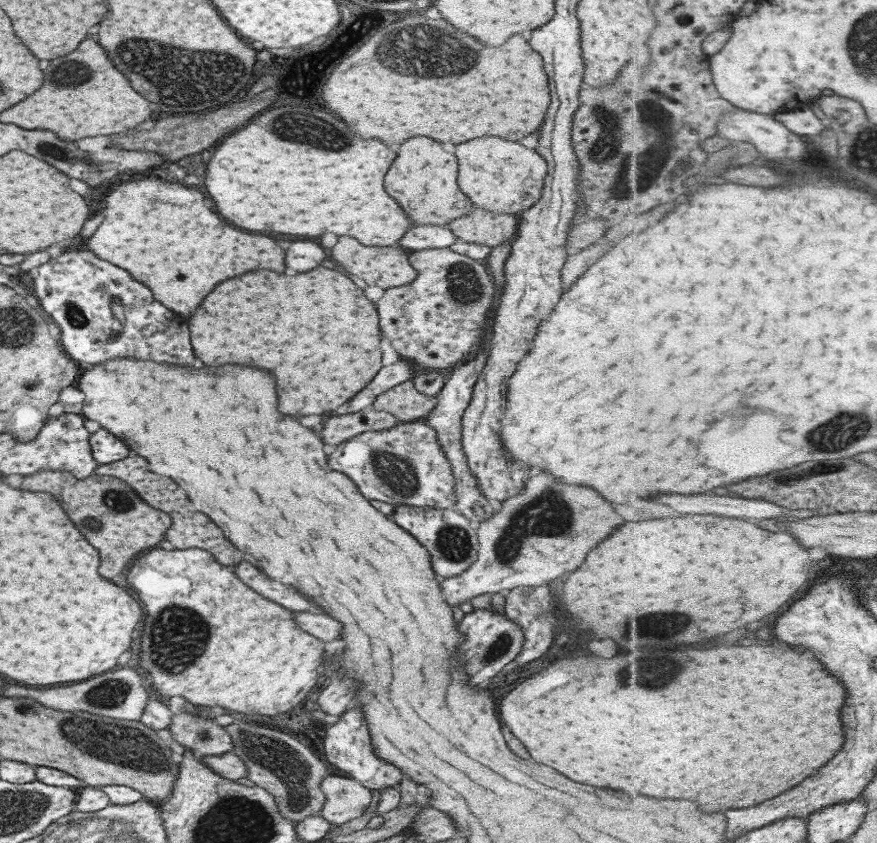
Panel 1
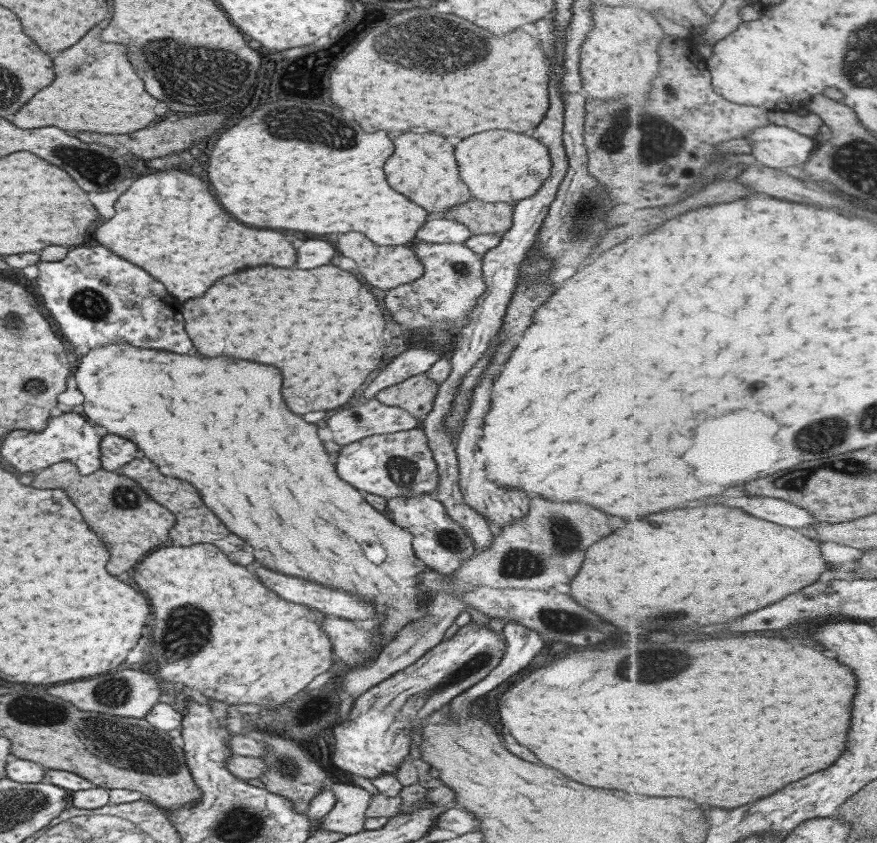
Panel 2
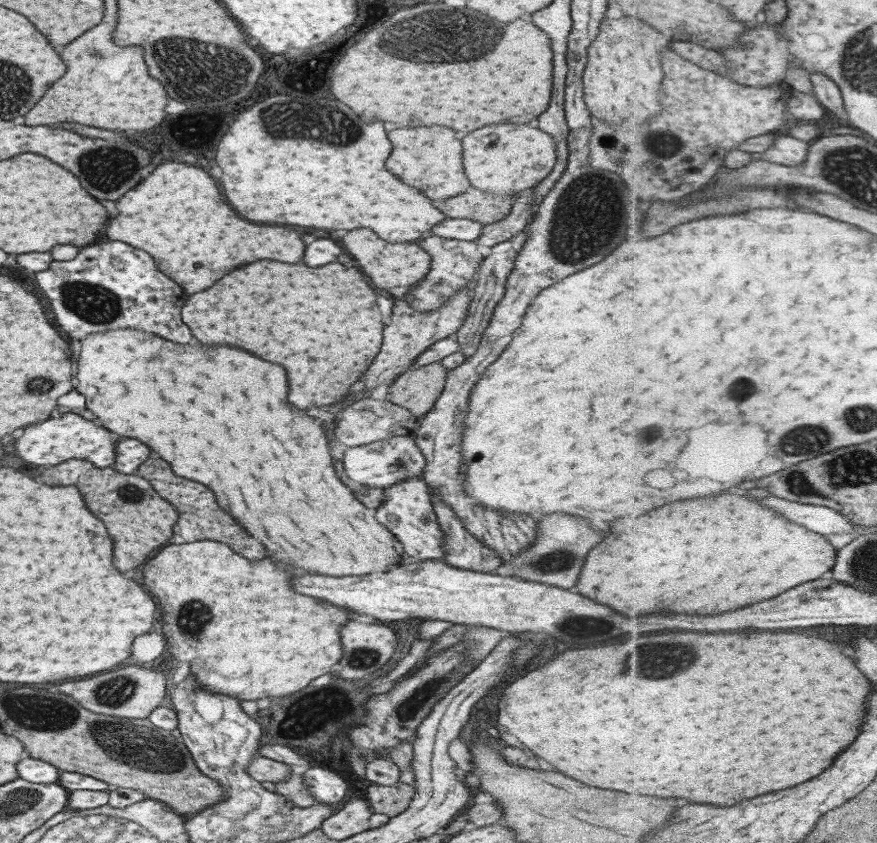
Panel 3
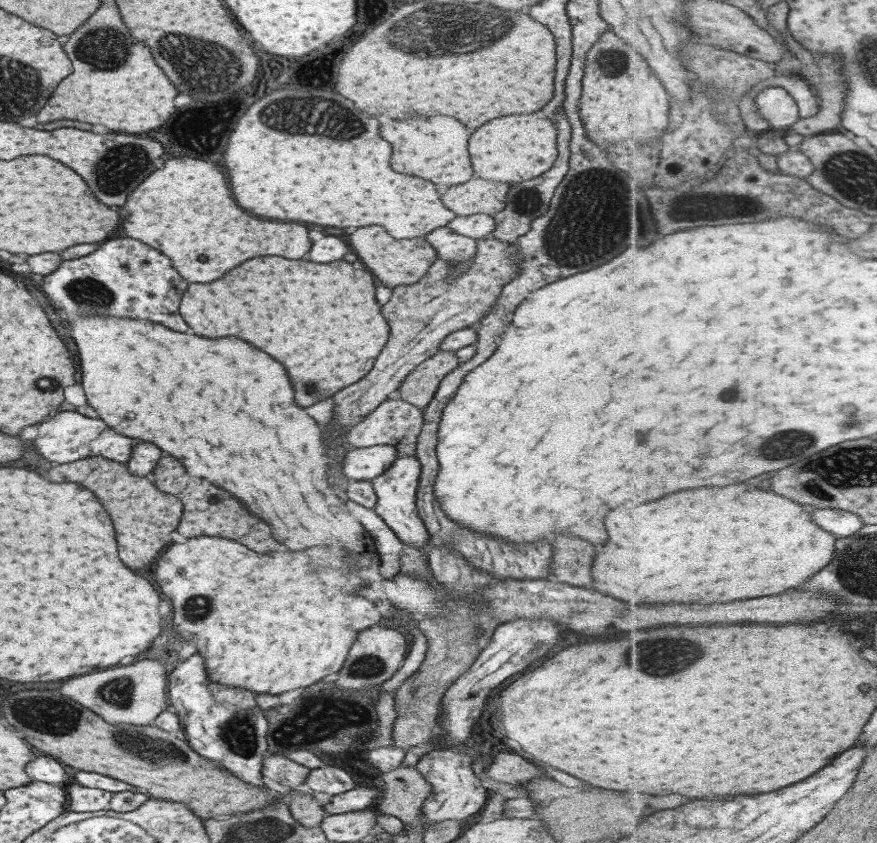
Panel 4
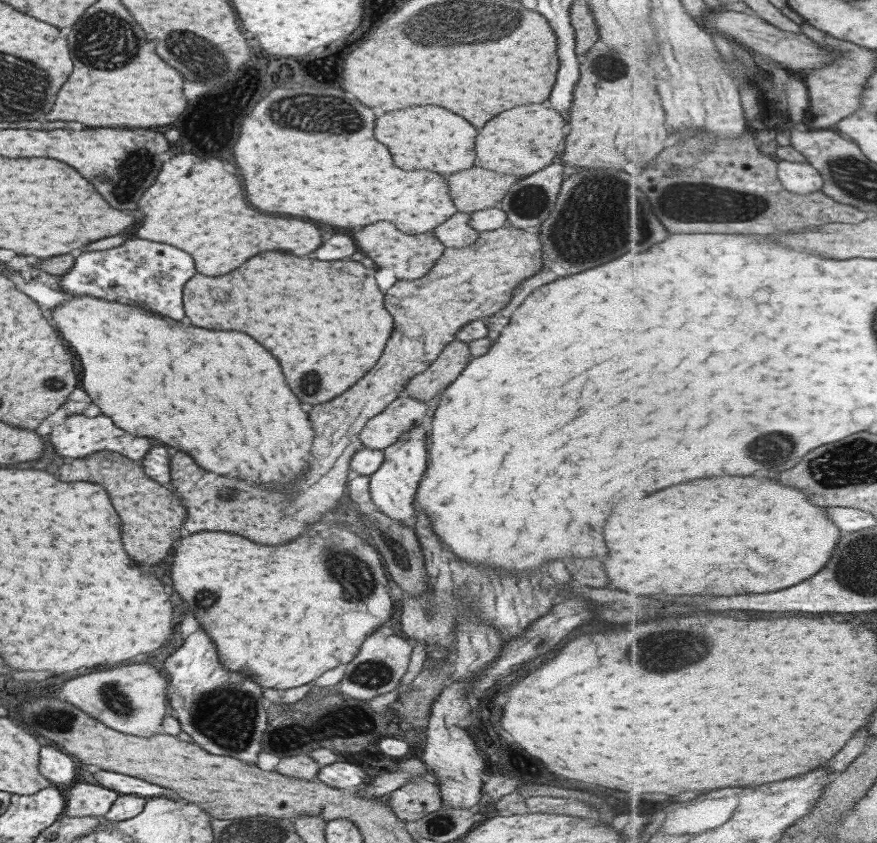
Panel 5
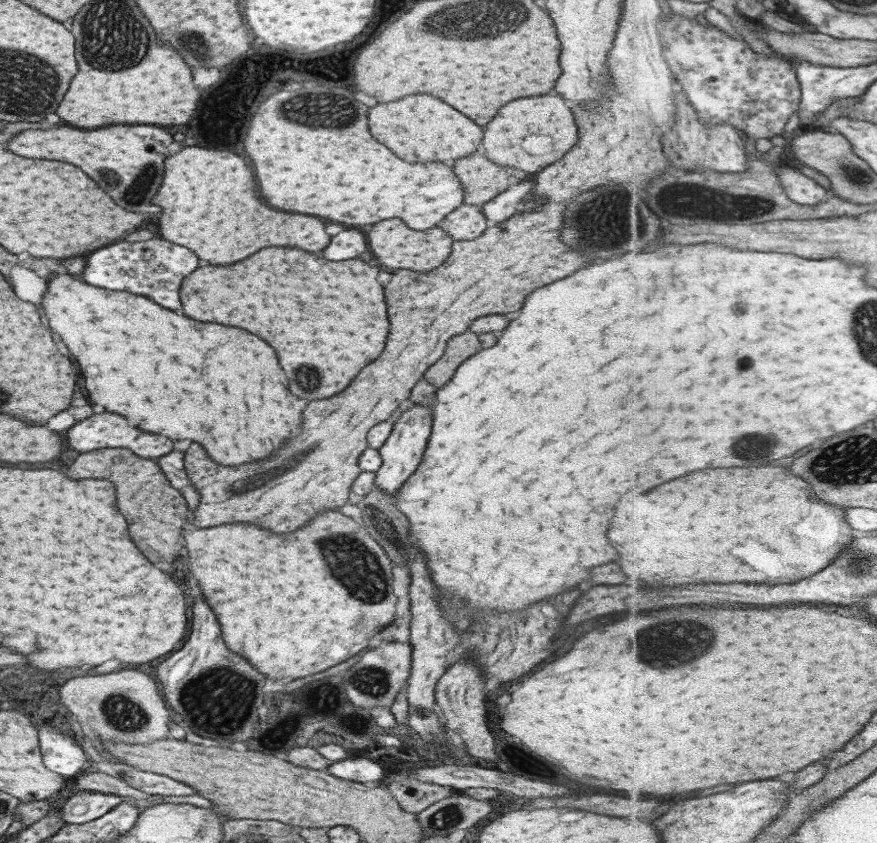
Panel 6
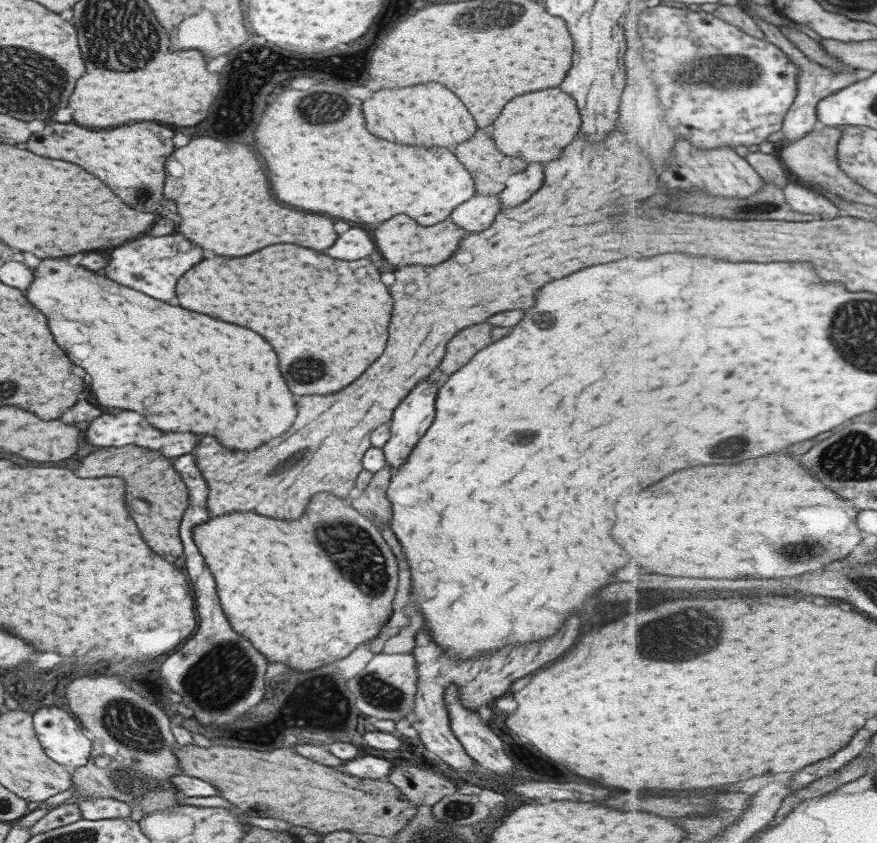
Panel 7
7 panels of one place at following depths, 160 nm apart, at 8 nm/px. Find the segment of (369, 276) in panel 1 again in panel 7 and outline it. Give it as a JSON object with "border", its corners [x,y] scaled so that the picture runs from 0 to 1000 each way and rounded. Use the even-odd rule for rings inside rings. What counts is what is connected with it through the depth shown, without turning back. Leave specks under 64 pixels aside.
{"border":[[[453,254],[425,273],[425,287],[428,294],[434,299],[437,308],[441,308],[444,313],[480,311],[480,316],[496,316],[514,304],[528,278],[530,275],[514,263],[501,263],[496,268],[475,268],[469,259]]]}

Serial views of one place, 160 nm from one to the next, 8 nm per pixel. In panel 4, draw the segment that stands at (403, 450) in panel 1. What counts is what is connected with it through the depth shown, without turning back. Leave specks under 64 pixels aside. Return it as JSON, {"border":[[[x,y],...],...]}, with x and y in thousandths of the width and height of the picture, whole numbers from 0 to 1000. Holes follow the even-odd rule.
{"border":[[[446,528],[406,531],[392,539],[391,562],[401,571],[425,571],[441,558],[454,542]]]}

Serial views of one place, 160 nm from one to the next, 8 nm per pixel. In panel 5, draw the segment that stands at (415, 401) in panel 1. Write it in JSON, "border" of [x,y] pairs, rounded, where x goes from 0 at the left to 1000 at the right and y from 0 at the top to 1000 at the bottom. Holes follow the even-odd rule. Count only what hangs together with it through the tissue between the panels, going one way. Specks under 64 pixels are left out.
{"border":[[[520,401],[512,405],[491,433],[464,453],[461,469],[473,474],[489,476],[529,439],[530,432],[537,426],[532,418],[532,406]]]}

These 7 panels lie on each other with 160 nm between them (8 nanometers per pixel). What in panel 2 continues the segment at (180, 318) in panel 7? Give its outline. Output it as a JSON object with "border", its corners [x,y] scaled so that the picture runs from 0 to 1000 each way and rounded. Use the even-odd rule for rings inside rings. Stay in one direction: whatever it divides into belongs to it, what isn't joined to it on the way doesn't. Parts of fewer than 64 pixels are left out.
{"border":[[[121,408],[101,415],[97,425],[90,425],[83,448],[88,463],[96,472],[92,479],[94,492],[101,501],[117,505],[124,515],[133,515],[138,520],[152,522],[152,527],[163,536],[163,541],[179,550],[184,562],[206,567],[206,569],[216,572],[220,579],[225,579],[234,600],[257,622],[257,626],[261,631],[266,631],[279,645],[284,645],[288,650],[288,660],[298,671],[320,679],[320,681],[348,686],[352,690],[361,690],[368,695],[380,695],[380,698],[387,698],[387,700],[400,702],[400,705],[403,705],[403,693],[405,693],[405,707],[412,707],[418,712],[423,709],[423,714],[428,714],[430,719],[437,719],[439,712],[455,714],[457,698],[460,698],[460,705],[464,705],[464,702],[469,702],[469,695],[471,698],[477,695],[474,681],[482,679],[487,673],[472,658],[469,633],[446,619],[440,609],[430,607],[424,600],[421,600],[403,577],[398,577],[396,572],[389,572],[389,567],[384,567],[380,550],[375,548],[375,541],[371,539],[371,534],[359,515],[359,505],[352,505],[339,491],[332,491],[327,486],[327,482],[323,479],[320,467],[318,467],[320,446],[318,446],[316,437],[298,434],[298,432],[279,429],[279,427],[268,427],[268,425],[227,425],[227,422],[213,422],[213,420],[161,415],[156,412],[149,413],[147,408]]]}

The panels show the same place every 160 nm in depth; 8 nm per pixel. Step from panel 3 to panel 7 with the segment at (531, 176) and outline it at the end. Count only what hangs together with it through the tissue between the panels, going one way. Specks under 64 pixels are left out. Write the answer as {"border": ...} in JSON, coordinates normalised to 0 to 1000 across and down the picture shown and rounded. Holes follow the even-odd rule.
{"border":[[[631,103],[580,119],[560,147],[562,157],[559,163],[569,181],[595,187],[601,193],[620,195],[640,183],[640,178],[660,159],[661,147],[656,120],[637,104]]]}

